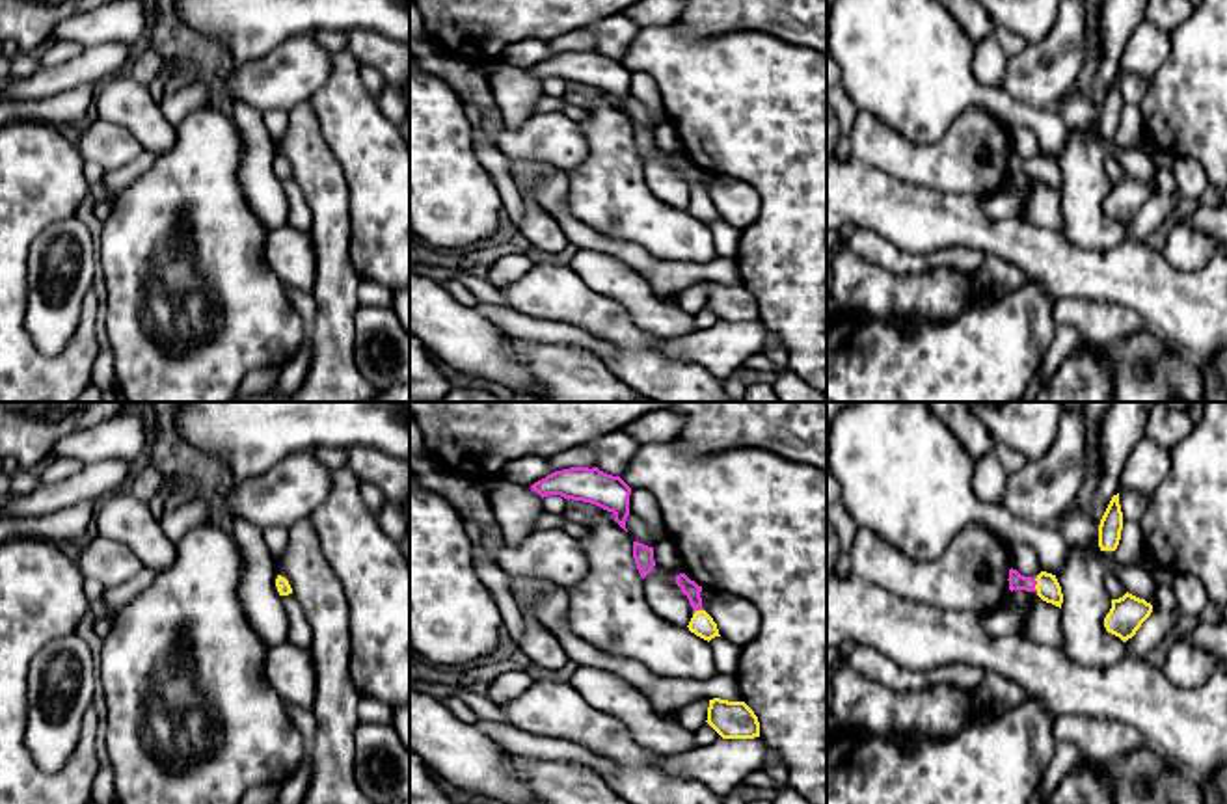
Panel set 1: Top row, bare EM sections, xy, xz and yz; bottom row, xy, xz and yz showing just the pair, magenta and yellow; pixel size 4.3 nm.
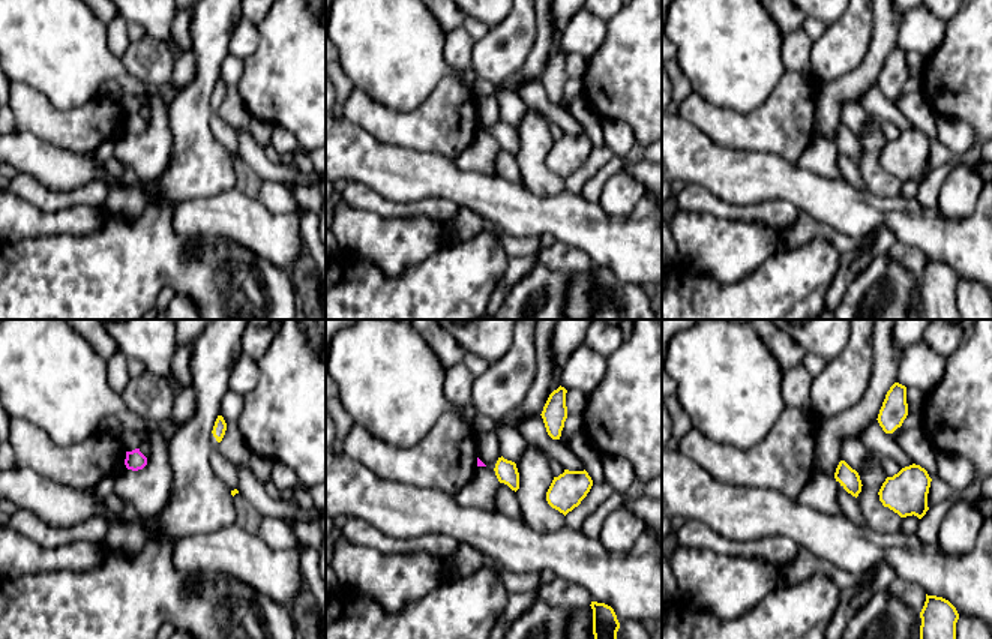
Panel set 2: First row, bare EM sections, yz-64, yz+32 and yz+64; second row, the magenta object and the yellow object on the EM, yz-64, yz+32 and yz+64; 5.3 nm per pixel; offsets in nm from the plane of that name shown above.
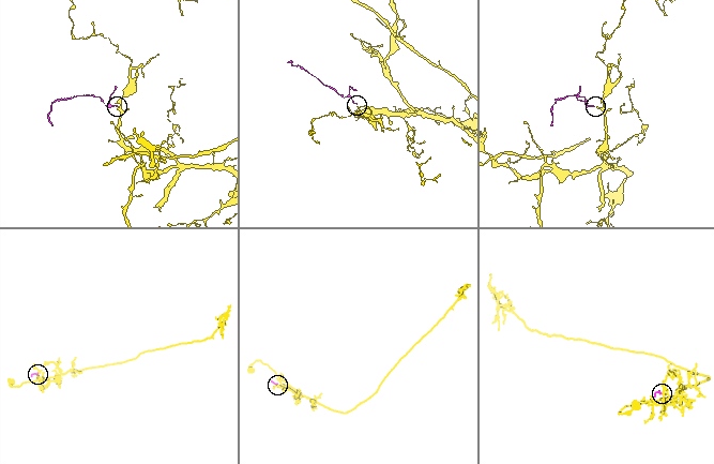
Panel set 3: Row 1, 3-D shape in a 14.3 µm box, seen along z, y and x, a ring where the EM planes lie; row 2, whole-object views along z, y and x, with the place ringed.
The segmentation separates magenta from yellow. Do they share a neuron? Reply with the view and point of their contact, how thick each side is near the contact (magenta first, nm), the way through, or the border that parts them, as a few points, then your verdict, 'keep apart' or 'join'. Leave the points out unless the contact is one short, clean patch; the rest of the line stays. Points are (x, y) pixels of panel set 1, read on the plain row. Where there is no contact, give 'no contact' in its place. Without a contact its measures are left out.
contact yz (1036, 166); calibres 70 and 100 nm; way yz (1017, 164), (1036, 166), (1047, 170); join

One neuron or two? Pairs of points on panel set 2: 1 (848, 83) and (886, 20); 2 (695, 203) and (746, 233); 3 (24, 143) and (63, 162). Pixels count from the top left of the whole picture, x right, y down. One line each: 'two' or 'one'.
1: one
2: two
3: one

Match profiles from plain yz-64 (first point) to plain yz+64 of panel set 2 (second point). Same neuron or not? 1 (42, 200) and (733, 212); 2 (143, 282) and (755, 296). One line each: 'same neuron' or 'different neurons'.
1: same neuron
2: same neuron

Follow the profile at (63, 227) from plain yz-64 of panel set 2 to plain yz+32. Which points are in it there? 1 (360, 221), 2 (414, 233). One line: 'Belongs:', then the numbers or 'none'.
Belongs: 1, 2

